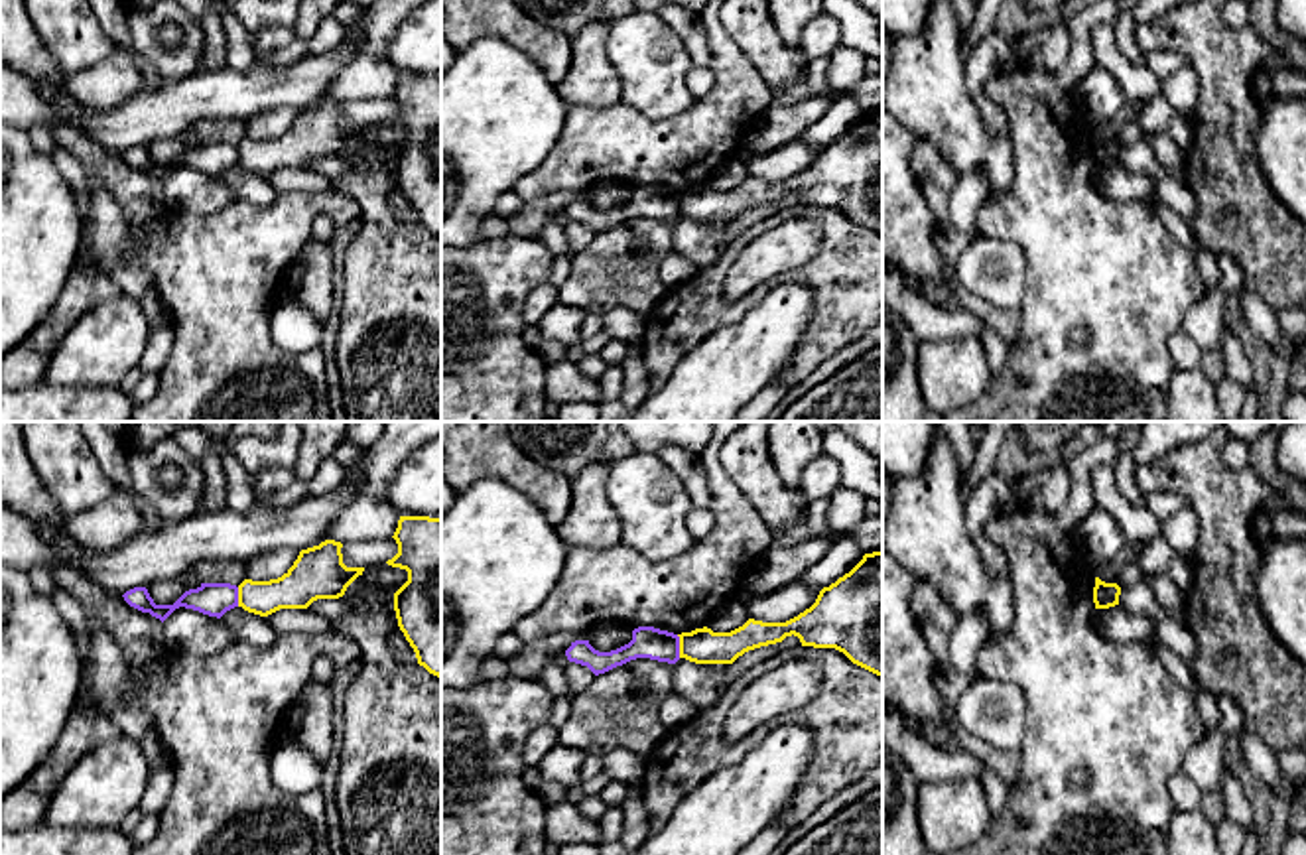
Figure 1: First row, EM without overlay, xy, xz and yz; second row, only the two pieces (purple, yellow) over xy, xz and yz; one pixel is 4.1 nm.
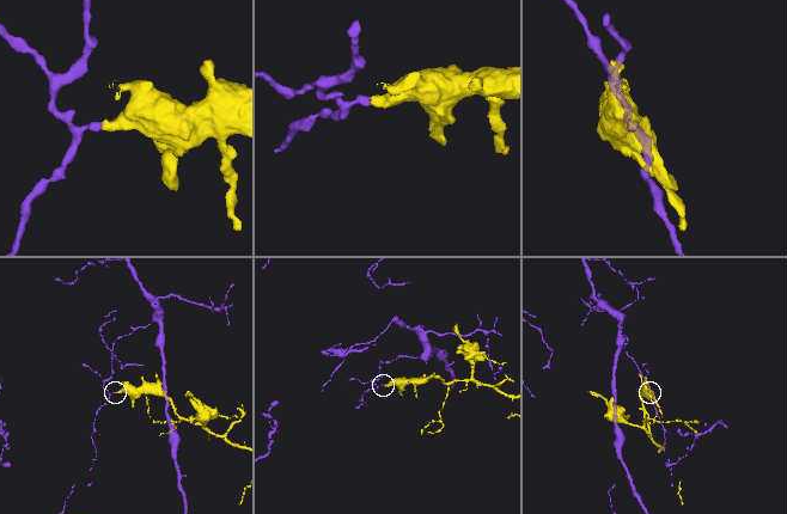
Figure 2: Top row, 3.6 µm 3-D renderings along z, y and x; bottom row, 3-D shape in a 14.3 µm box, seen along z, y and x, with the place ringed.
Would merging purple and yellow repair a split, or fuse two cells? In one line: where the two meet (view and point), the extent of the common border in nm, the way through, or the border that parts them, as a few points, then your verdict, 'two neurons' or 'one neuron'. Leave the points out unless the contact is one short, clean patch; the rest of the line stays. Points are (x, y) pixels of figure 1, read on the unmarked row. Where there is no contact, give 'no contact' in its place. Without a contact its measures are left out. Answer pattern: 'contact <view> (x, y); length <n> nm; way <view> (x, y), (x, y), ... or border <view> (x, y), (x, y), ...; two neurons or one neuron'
contact xz (678, 205); length 100 nm; two neurons

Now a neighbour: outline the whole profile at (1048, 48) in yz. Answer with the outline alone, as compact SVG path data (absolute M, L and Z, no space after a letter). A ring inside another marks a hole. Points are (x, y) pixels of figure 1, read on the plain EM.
M1066 24L1036 30L1016 41L1011 57L1028 69L1058 71L1070 55L1070 33Z

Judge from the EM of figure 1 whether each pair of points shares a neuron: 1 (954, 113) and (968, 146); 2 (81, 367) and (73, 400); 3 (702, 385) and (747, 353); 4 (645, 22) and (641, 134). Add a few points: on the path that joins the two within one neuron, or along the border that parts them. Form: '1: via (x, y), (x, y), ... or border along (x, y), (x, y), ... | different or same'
1: via (954, 121), (960, 138) | same
2: border along (42, 381), (73, 387), (123, 385) | different
3: via (714, 383), (735, 363) | same
4: border along (621, 99), (652, 119), (668, 119), (686, 109) | different

